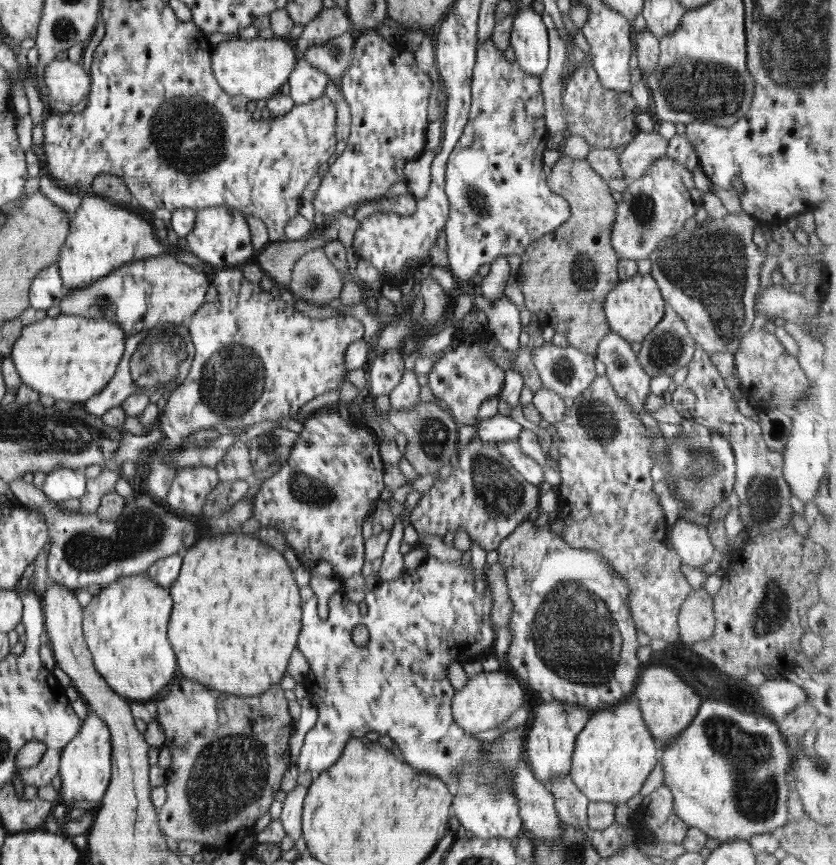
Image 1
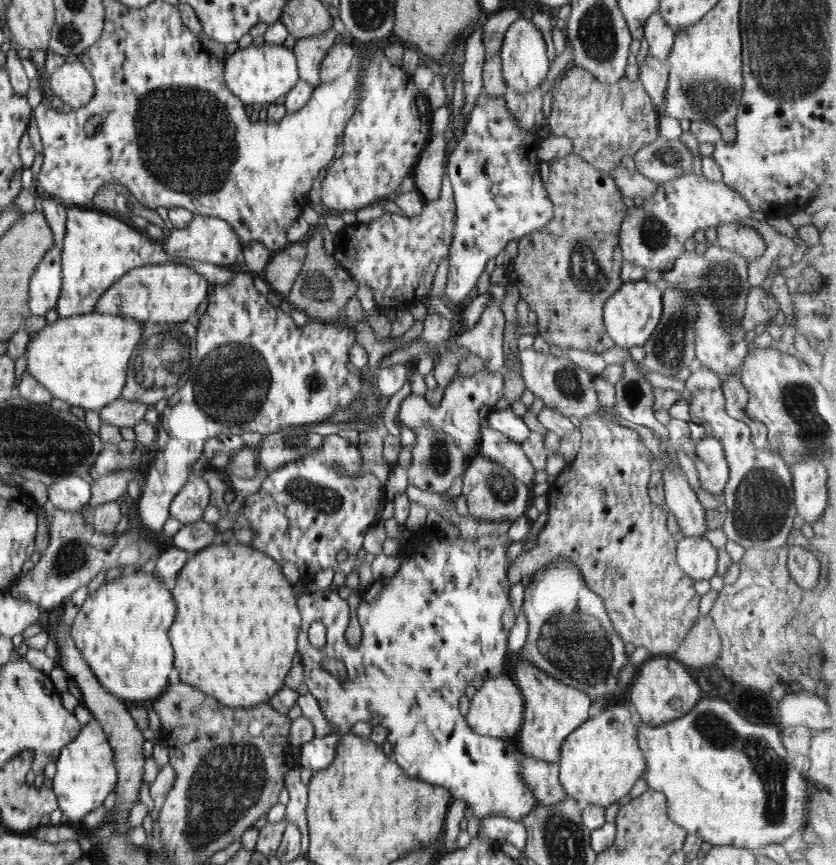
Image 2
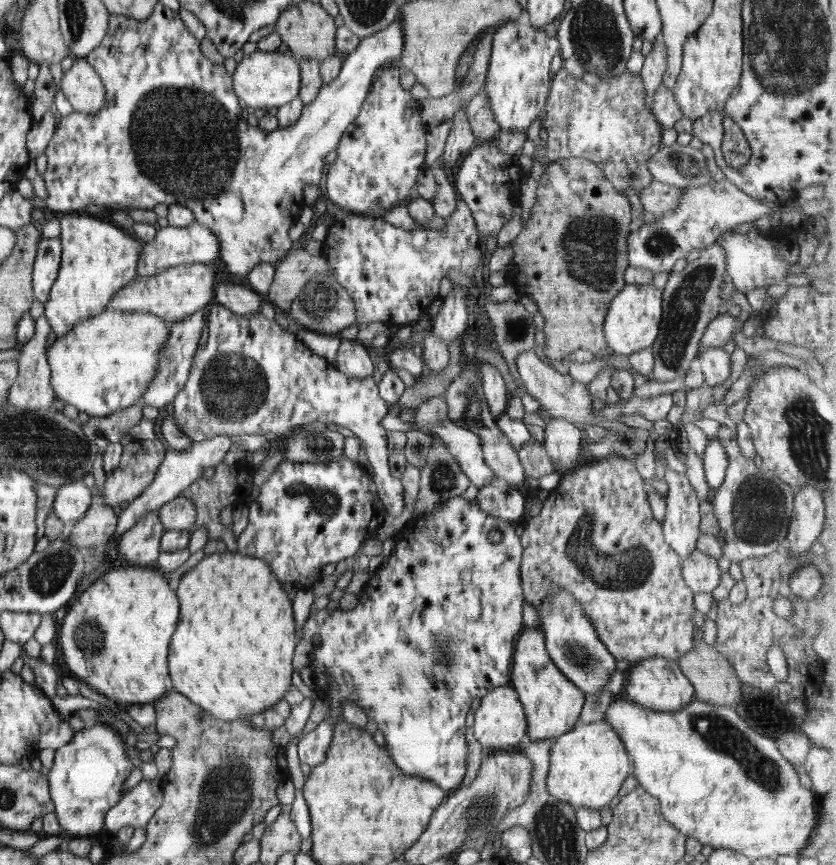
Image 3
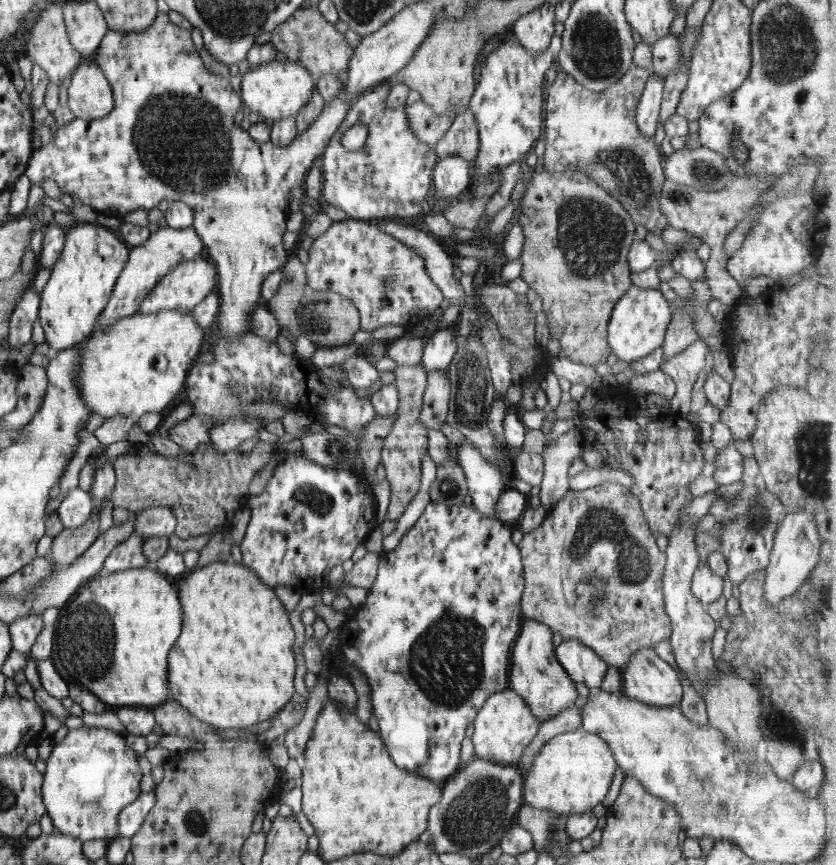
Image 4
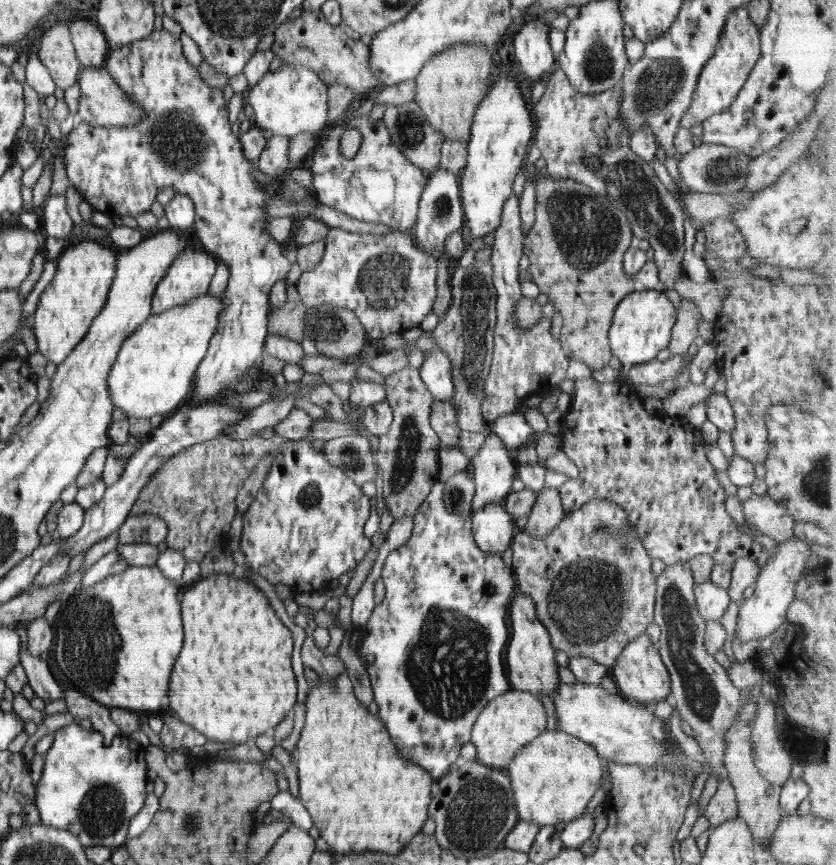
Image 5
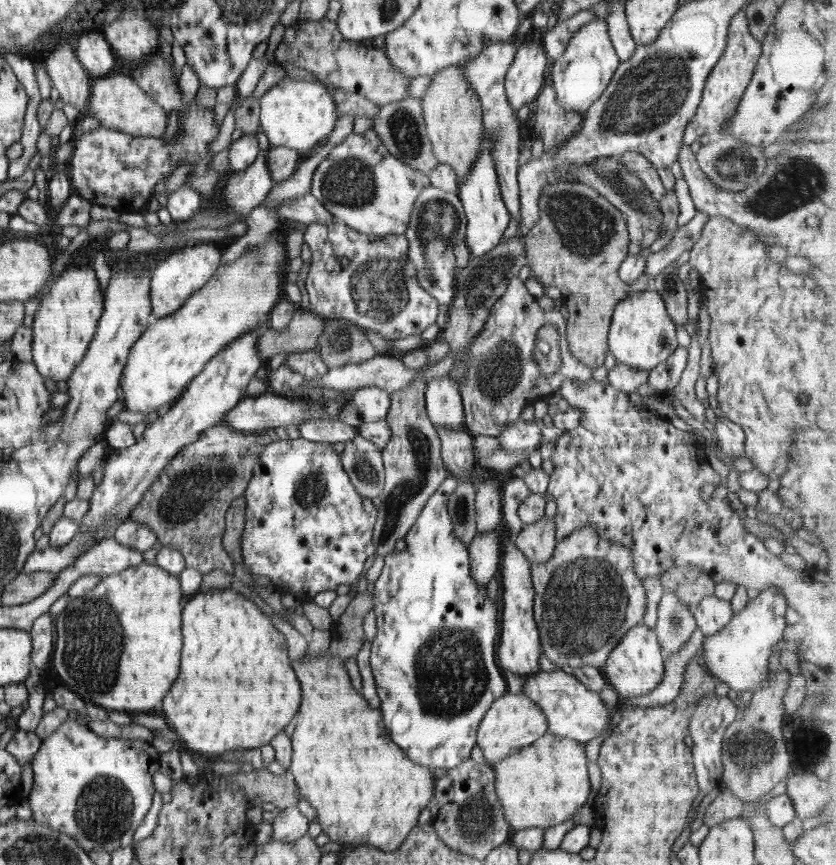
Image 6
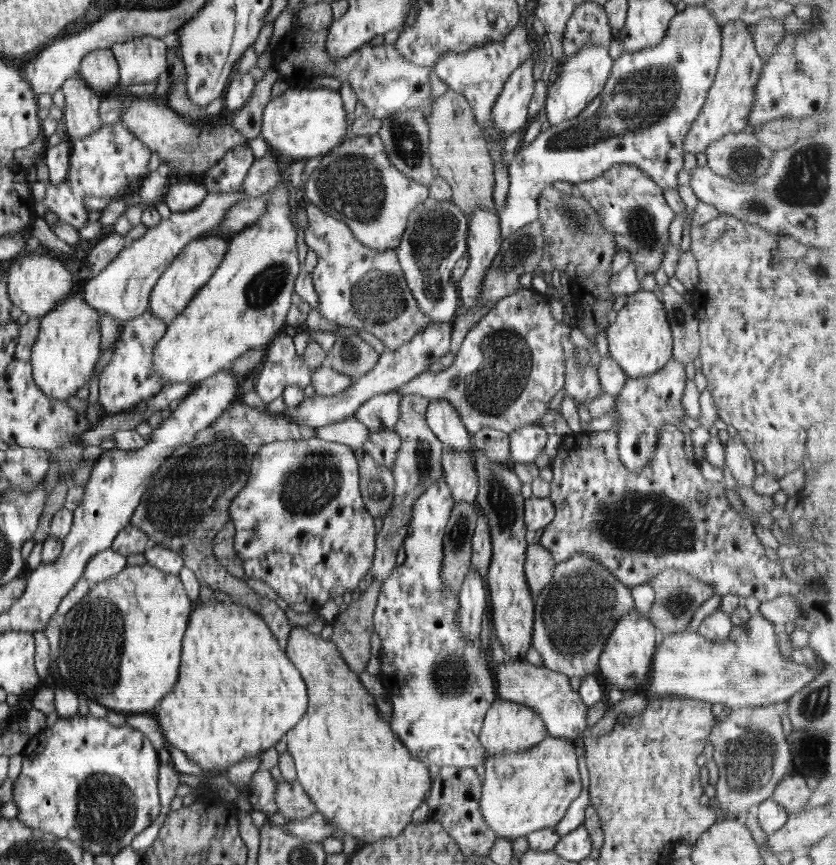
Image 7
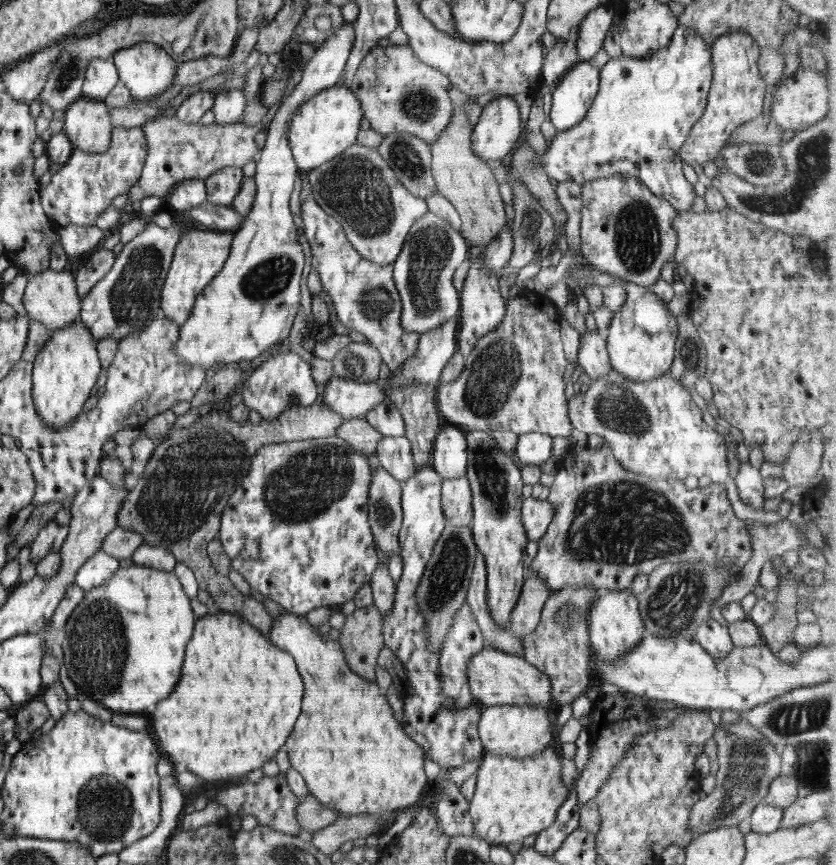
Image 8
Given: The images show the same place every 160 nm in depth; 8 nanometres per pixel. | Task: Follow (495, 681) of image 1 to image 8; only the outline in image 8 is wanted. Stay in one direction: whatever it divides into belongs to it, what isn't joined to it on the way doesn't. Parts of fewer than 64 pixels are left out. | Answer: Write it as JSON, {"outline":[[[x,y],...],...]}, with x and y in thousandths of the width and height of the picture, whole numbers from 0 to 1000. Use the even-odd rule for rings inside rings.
{"outline":[[[594,815],[581,817],[577,822],[571,845],[581,869],[593,869],[594,872],[608,873],[609,875],[634,875],[640,872],[646,872],[660,858],[661,842],[658,839],[659,832],[661,830],[653,818],[647,820],[632,815]]]}

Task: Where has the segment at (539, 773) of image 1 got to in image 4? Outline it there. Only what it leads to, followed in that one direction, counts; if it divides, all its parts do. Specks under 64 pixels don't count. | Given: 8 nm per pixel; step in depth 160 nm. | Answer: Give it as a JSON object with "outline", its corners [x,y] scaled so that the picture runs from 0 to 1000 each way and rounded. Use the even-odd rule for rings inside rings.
{"outline":[[[624,713],[623,731],[611,753],[611,771],[609,772],[609,795],[626,807],[636,828],[641,828],[646,837],[652,832],[667,828],[677,818],[685,817],[691,807],[688,790],[681,784],[675,772],[667,766],[663,751],[661,731],[651,720]]]}

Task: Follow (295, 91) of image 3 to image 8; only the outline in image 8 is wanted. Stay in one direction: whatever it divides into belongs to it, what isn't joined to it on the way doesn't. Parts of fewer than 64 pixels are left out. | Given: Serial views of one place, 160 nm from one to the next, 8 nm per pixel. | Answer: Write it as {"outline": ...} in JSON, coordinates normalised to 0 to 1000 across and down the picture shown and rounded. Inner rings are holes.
{"outline":[[[400,98],[377,109],[360,120],[355,129],[350,129],[346,143],[346,168],[354,193],[359,199],[367,200],[402,184],[427,164],[428,154],[435,147],[434,139],[433,119],[414,98]]]}

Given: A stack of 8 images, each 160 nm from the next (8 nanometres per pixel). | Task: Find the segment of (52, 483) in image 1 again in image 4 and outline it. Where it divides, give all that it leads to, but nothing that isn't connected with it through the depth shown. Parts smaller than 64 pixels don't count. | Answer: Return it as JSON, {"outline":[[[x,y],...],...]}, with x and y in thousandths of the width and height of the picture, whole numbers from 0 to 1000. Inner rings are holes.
{"outline":[[[93,562],[81,568],[81,572],[66,592],[78,610],[93,610],[105,601],[110,584],[111,577],[106,568],[98,566]]]}

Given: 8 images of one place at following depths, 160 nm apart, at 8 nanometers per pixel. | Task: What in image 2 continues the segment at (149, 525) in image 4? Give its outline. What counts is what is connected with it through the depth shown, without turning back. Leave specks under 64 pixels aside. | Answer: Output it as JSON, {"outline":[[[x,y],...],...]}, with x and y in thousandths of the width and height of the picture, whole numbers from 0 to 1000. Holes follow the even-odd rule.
{"outline":[[[227,550],[202,585],[202,597],[217,606],[237,603],[251,578],[249,558],[240,550]]]}

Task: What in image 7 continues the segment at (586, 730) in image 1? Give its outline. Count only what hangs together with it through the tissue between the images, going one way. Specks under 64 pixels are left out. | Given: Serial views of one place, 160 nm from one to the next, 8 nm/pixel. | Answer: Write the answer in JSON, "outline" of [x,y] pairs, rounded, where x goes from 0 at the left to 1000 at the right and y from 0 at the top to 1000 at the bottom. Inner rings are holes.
{"outline":[[[657,849],[641,862],[617,871],[580,875],[574,939],[589,962],[600,970],[618,970],[664,956],[695,917],[688,861]]]}

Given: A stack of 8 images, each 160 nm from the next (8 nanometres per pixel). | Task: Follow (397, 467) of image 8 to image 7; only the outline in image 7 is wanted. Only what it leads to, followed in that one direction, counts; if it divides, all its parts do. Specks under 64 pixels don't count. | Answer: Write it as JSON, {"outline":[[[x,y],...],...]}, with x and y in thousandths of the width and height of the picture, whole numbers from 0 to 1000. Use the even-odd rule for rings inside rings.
{"outline":[[[471,498],[443,499],[435,509],[434,518],[453,539],[469,542],[480,514],[478,504]]]}

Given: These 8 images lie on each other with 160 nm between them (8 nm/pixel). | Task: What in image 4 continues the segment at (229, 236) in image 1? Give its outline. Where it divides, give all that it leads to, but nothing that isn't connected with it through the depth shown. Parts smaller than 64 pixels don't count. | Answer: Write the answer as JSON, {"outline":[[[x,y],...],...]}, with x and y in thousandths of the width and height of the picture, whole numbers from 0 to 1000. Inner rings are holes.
{"outline":[[[231,261],[220,265],[190,264],[185,271],[181,271],[175,276],[175,280],[166,284],[156,286],[150,310],[142,317],[134,342],[120,362],[114,380],[126,379],[133,372],[139,372],[150,365],[158,365],[166,361],[172,343],[184,334],[187,328],[191,327],[191,324],[195,324],[205,311],[220,302],[240,298],[239,294],[244,287],[242,276],[234,271]]]}

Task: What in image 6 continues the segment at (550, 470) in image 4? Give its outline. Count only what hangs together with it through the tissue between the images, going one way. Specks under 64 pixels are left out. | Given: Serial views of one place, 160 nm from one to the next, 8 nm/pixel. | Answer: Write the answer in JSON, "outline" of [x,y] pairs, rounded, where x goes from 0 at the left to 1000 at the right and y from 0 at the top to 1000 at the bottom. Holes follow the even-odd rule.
{"outline":[[[650,597],[639,606],[627,607],[618,617],[616,628],[634,650],[656,650],[666,629],[665,614],[664,601]]]}

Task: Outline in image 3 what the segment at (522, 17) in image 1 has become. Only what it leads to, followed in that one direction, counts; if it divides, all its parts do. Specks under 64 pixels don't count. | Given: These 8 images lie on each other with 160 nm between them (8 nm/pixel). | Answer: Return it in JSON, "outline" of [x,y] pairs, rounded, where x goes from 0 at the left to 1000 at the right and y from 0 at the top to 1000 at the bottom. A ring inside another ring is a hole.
{"outline":[[[610,24],[591,37],[578,104],[598,150],[626,150],[629,154],[634,143],[651,132],[659,103],[658,72],[665,60],[669,60],[665,40],[659,43],[653,36],[644,35],[634,27]]]}

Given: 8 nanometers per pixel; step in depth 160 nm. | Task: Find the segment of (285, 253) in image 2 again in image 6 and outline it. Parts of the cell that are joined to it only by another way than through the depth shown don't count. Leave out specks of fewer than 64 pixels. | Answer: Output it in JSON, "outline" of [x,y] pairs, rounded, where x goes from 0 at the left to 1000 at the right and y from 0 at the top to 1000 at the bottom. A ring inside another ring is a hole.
{"outline":[[[355,356],[344,373],[342,379],[337,382],[328,382],[318,379],[313,387],[306,394],[306,405],[309,412],[313,417],[323,416],[329,409],[334,407],[366,407],[367,405],[376,405],[382,400],[382,391],[388,384],[388,370],[379,365],[376,361],[364,360],[361,356]]]}

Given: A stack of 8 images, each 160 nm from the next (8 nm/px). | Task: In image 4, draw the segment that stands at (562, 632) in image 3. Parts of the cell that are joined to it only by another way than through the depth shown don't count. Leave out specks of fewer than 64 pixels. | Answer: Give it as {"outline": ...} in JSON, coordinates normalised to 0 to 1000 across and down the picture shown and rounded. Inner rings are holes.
{"outline":[[[687,739],[672,740],[663,751],[667,766],[688,791],[696,790],[707,798],[718,795],[728,769],[713,754]]]}

